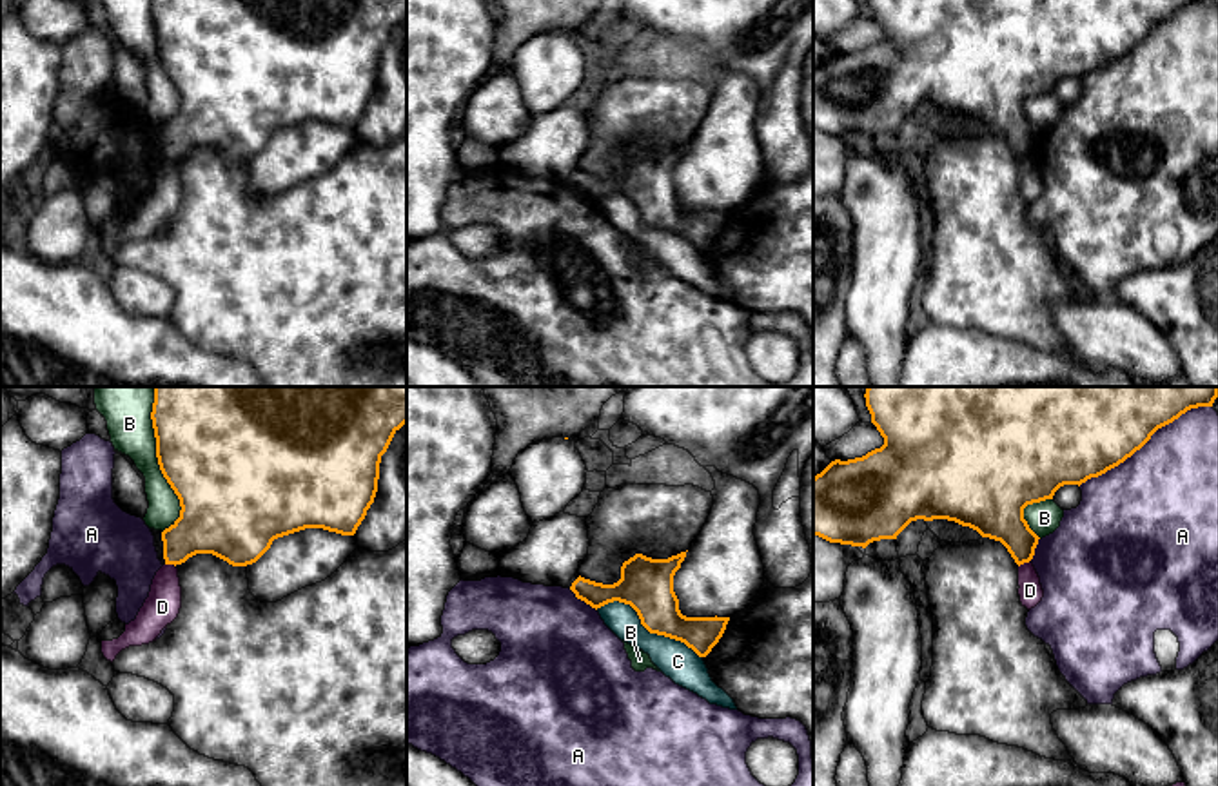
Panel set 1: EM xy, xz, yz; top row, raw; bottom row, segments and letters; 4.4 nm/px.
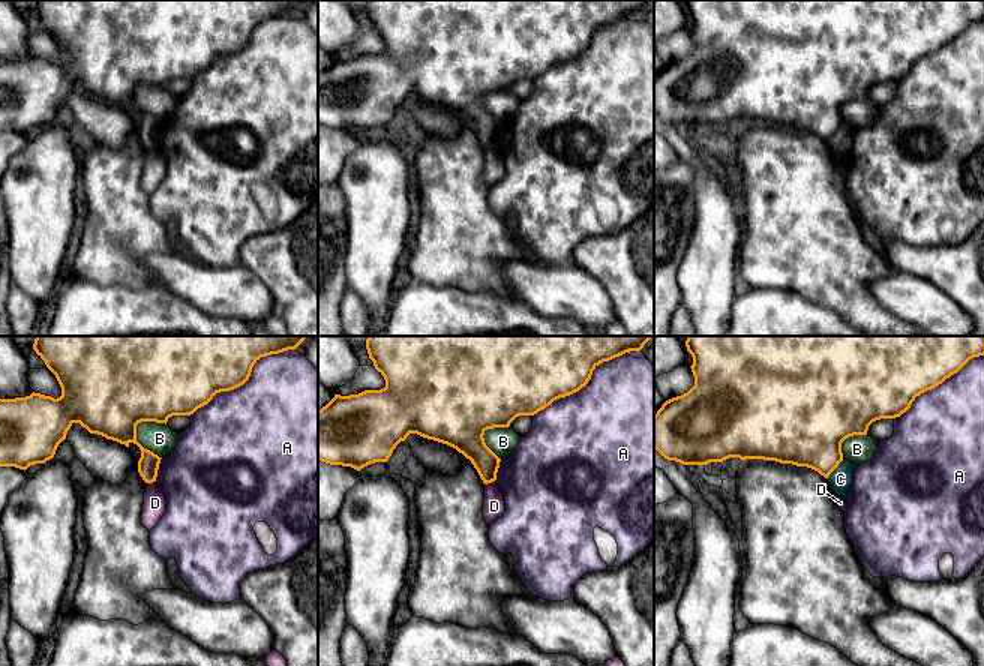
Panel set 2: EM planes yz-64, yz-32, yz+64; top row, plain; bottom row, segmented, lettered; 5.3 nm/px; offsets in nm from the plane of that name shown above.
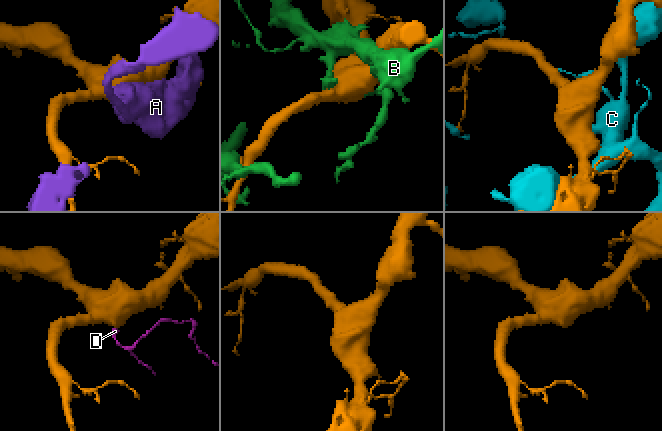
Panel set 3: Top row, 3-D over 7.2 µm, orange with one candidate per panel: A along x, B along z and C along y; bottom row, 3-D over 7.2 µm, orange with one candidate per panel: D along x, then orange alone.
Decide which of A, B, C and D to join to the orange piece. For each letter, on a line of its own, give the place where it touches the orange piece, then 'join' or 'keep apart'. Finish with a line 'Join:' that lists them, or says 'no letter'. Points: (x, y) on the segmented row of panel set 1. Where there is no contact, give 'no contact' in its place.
A: yz (1144, 443) | keep apart
B: xy (158, 460) | keep apart
C: xz (647, 628) | keep apart
D: yz (1024, 561) | keep apart
Join: no letter

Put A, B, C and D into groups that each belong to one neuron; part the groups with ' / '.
A / B / C / D

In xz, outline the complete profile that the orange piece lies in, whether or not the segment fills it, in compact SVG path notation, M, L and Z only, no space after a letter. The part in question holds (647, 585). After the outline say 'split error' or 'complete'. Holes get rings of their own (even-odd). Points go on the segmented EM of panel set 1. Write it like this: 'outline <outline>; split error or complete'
outline M686 552L668 559L635 554L621 566L621 579L614 585L577 577L570 590L592 608L619 601L630 604L641 624L657 635L684 643L699 657L706 657L722 637L730 617L686 617L679 610L673 575Z; complete

